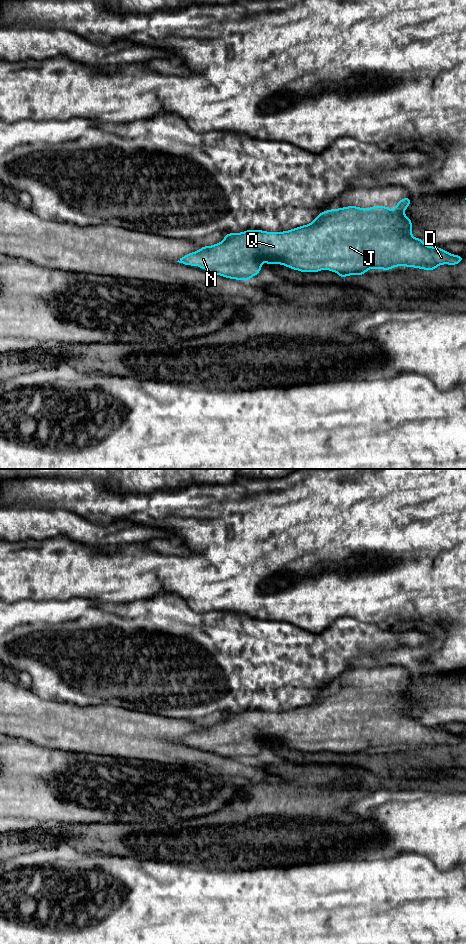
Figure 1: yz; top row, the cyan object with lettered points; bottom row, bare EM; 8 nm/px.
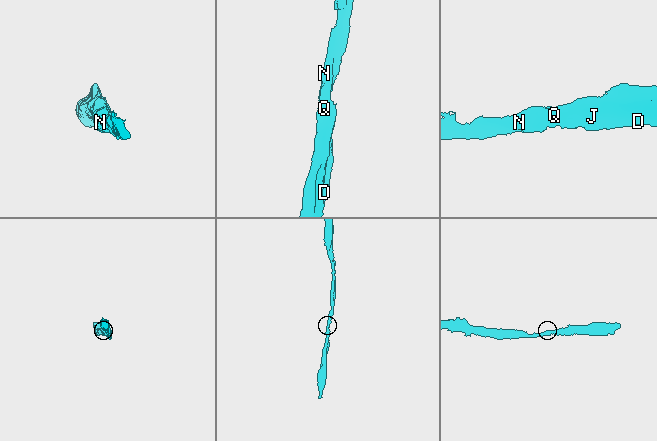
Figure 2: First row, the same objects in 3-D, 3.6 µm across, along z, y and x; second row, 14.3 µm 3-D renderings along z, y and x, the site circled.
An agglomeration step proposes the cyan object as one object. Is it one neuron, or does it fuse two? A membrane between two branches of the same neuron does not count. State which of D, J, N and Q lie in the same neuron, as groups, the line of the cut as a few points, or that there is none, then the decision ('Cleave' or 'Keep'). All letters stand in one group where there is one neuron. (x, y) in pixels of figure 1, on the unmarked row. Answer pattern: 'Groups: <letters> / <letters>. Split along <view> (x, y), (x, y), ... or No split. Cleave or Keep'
Groups: D J N Q. No split. Keep

